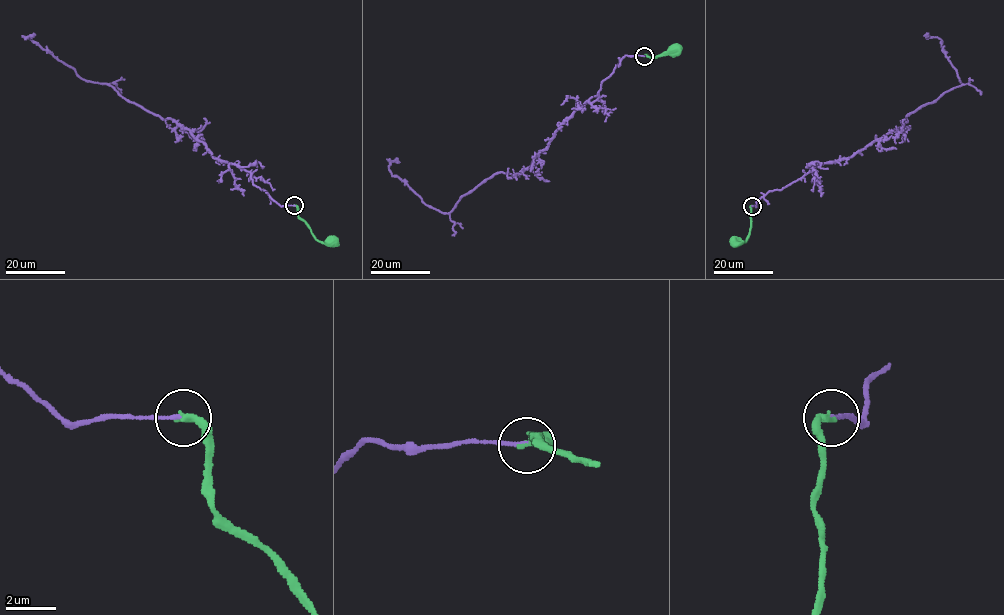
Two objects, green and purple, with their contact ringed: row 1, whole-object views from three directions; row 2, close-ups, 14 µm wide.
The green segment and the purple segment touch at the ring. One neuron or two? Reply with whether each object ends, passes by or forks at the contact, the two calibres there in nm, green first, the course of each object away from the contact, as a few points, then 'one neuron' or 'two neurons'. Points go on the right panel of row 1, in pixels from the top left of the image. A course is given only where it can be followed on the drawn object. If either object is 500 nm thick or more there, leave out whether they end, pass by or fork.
green ends there; purple ends there; 280 nm thick on the green side, 160 nm on the other; green runs (752, 205), (749, 237), (742, 242), (735, 241); purple runs (752, 205), (816, 165), (850, 157), (896, 130), (916, 110), (963, 83), (942, 41), (927, 34); two neurons

